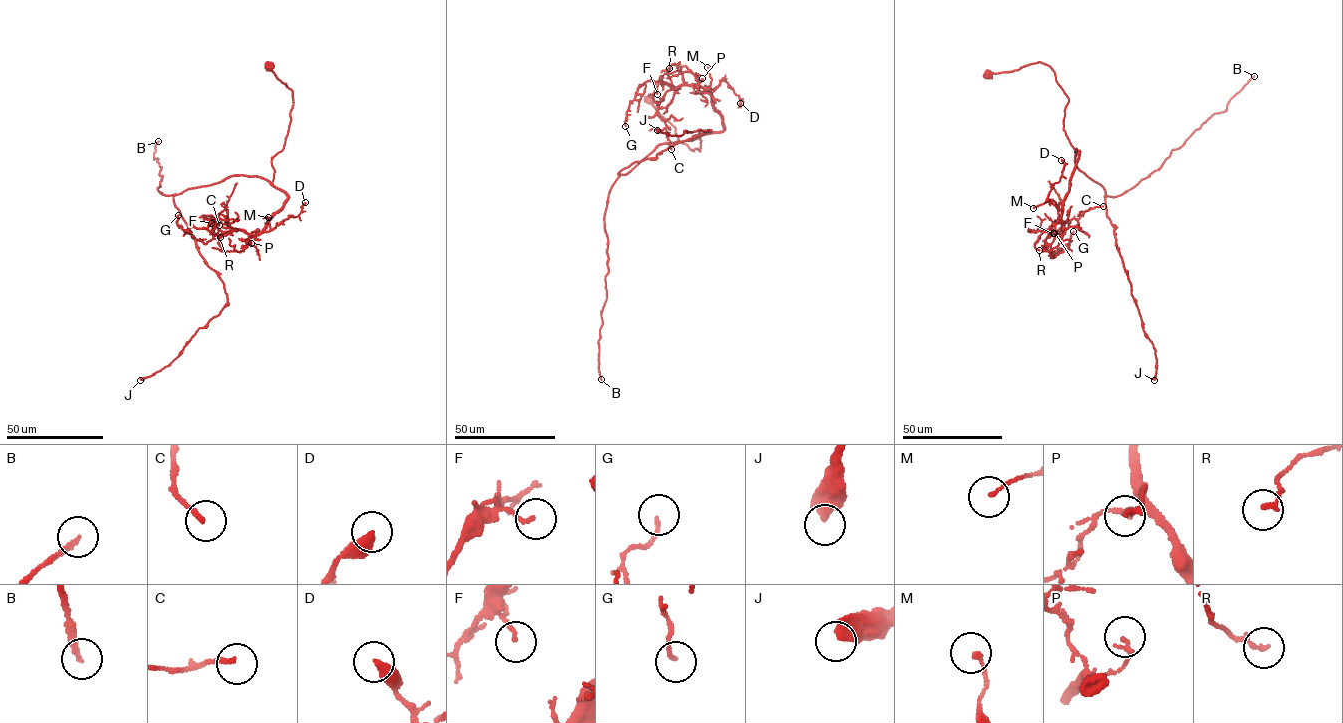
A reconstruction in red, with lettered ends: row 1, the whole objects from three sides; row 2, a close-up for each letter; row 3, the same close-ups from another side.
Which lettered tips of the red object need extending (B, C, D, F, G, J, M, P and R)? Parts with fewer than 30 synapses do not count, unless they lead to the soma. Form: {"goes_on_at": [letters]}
{"goes_on_at": ["B"]}

